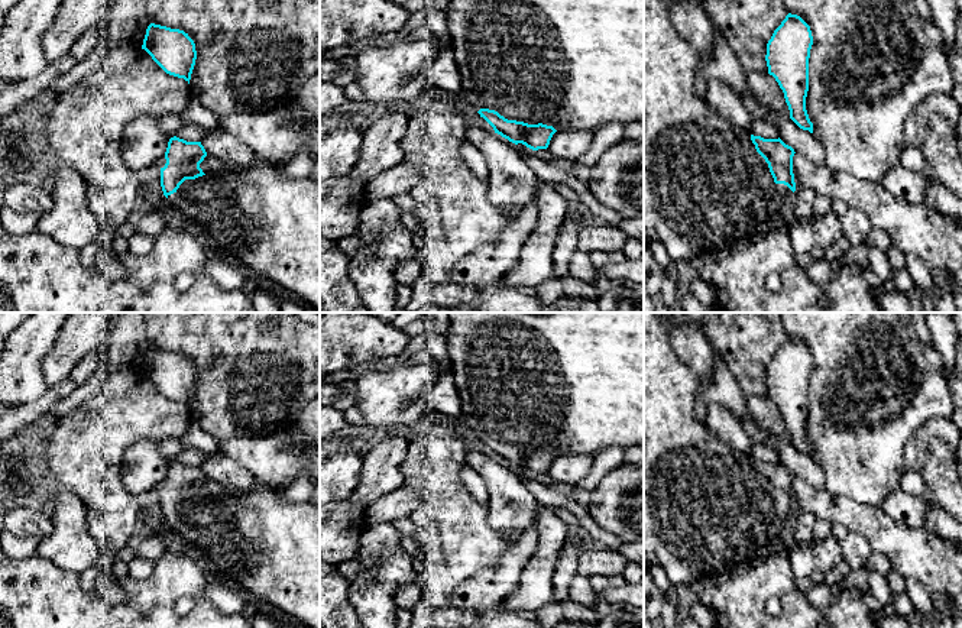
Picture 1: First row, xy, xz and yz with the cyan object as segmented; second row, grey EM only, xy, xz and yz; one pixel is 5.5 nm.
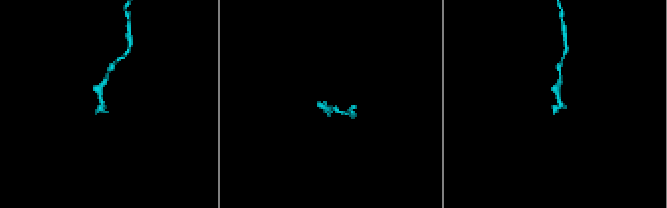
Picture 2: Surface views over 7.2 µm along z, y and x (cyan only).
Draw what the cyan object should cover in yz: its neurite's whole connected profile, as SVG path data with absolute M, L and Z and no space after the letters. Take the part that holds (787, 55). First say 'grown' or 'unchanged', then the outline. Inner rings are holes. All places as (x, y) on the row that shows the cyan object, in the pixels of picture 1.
unchanged; M788 13L767 43L768 74L784 93L790 119L813 133L806 110L809 91L809 58L813 45L810 26L797 14Z

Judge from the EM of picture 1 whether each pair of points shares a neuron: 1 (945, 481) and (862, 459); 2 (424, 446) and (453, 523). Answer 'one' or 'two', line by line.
1: two
2: one

